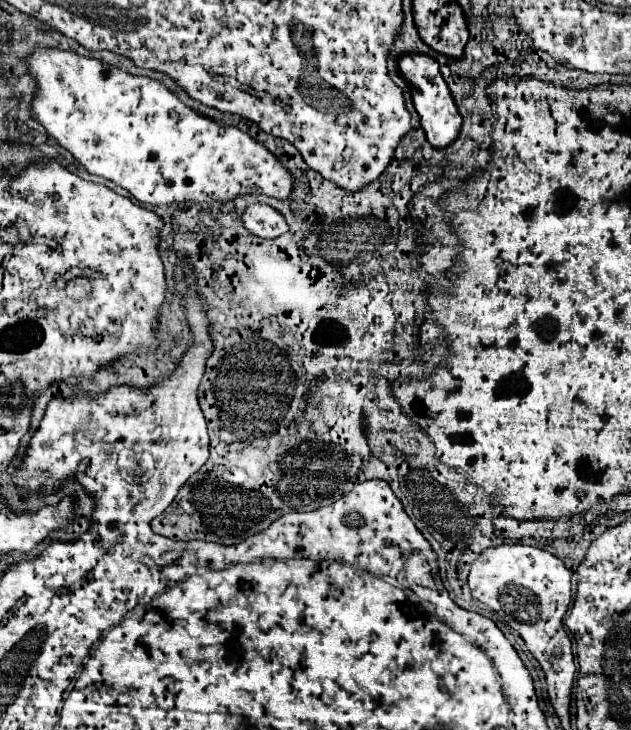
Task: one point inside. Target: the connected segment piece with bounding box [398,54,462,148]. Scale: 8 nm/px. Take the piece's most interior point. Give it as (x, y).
(438, 115)

